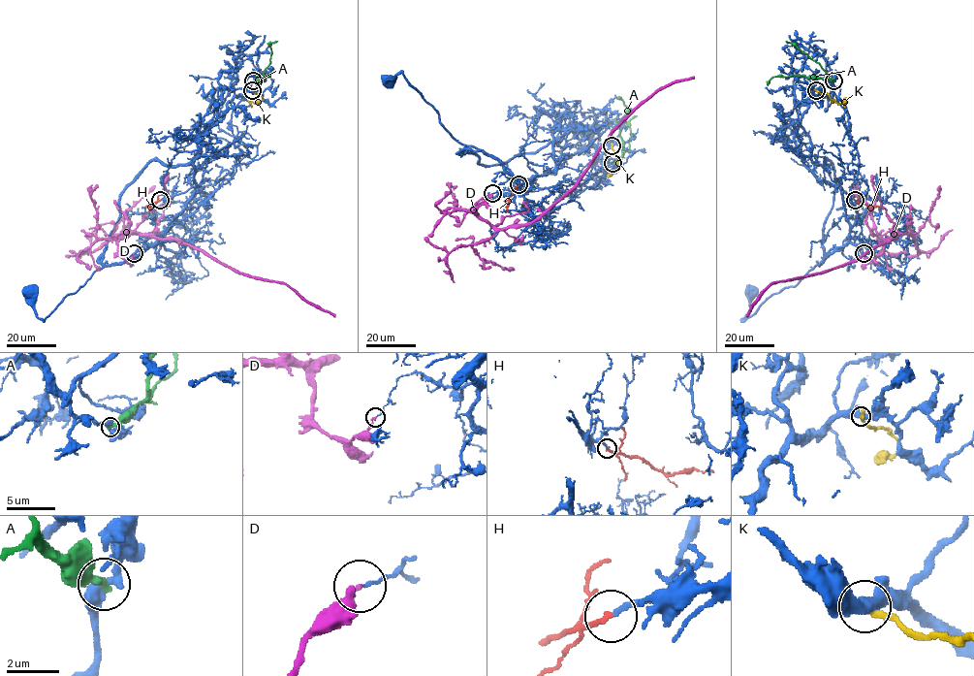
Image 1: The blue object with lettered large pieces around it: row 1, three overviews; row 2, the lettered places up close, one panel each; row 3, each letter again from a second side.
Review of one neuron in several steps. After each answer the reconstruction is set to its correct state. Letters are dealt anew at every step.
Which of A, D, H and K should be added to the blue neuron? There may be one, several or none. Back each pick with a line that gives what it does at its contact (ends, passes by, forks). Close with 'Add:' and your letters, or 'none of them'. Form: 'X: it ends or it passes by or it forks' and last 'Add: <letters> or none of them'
H: it ends
Add: H

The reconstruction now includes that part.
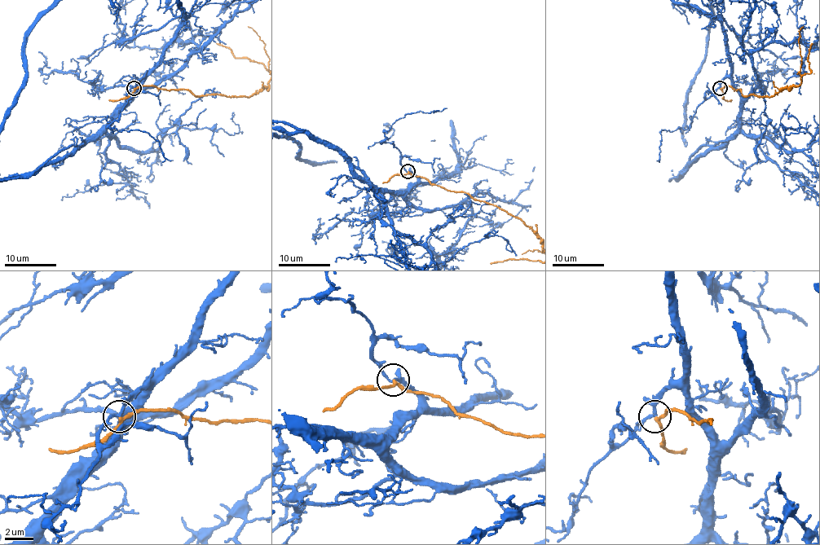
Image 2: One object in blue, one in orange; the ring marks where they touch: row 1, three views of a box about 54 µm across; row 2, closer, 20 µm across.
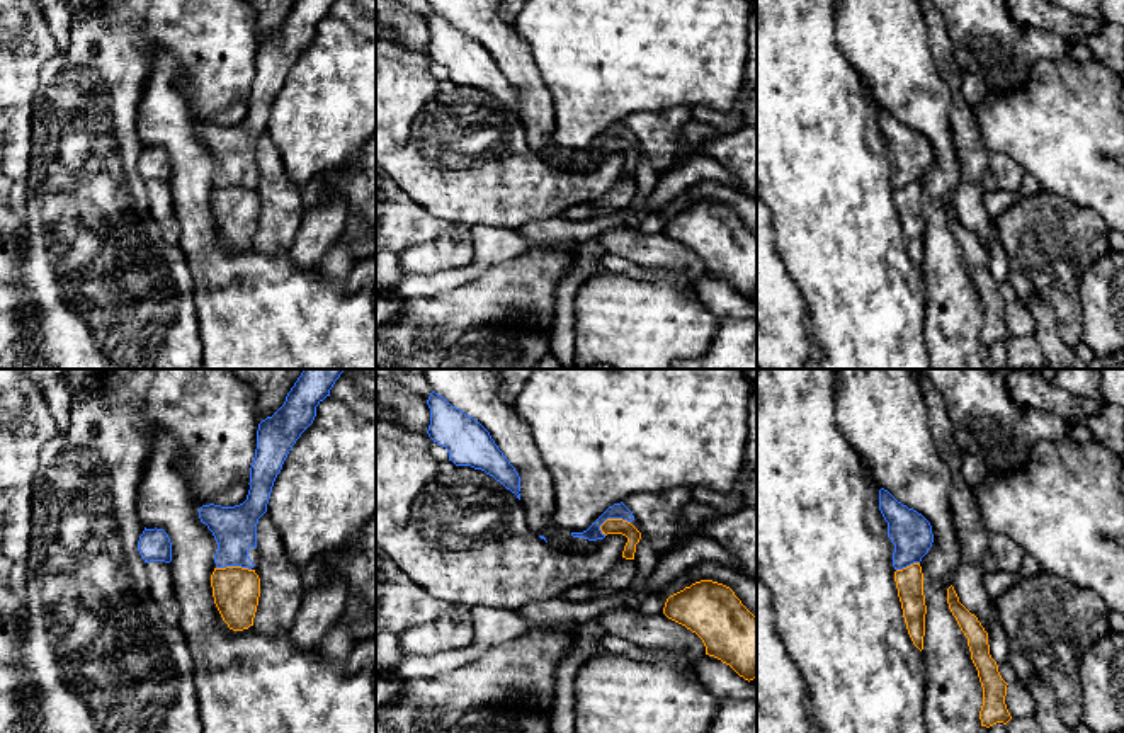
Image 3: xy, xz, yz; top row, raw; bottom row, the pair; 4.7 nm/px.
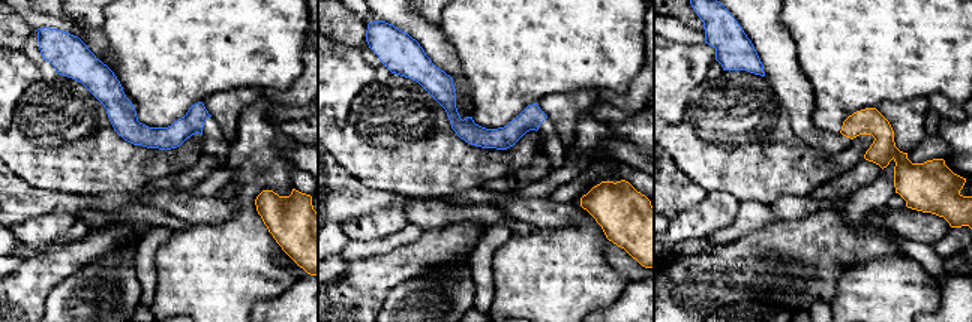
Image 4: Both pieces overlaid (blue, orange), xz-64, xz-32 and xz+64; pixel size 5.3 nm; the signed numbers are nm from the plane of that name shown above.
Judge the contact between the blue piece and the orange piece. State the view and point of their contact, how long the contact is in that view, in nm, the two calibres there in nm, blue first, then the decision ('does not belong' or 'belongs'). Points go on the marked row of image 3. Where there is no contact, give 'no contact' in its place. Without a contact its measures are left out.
meets blue in xz at (613, 517); contact 160 nm long; 80 nm thick on the blue side, 80 nm on the other; does not belong

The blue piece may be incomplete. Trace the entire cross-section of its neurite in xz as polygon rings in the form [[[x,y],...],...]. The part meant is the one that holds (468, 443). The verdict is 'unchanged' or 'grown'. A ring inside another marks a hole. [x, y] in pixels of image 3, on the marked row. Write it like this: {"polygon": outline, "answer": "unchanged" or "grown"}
{"polygon": [[[435,391],[430,393],[427,405],[430,408],[427,434],[434,442],[447,449],[449,461],[456,466],[485,471],[520,500],[520,476],[490,432]]], "answer": "unchanged"}

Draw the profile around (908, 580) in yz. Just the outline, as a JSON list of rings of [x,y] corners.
[[[913,563],[903,570],[896,570],[894,582],[908,634],[913,645],[922,651],[927,605],[923,595],[923,573],[920,563]]]

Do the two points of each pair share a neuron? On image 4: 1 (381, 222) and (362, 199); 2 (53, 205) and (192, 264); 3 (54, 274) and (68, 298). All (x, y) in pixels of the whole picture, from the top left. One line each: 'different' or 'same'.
1: different
2: different
3: different

